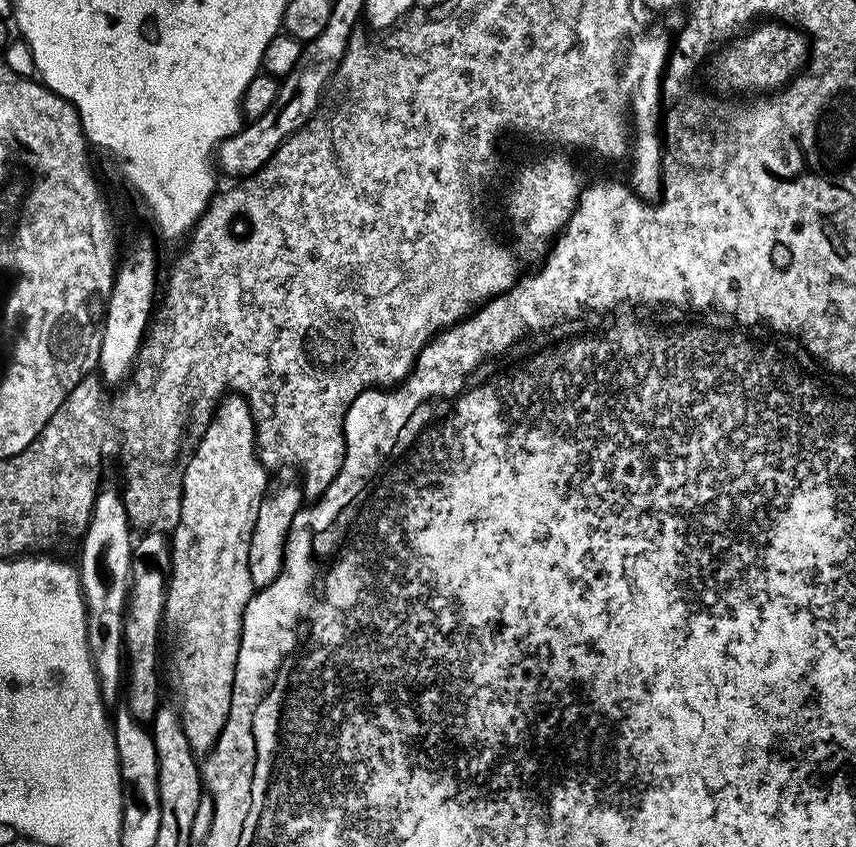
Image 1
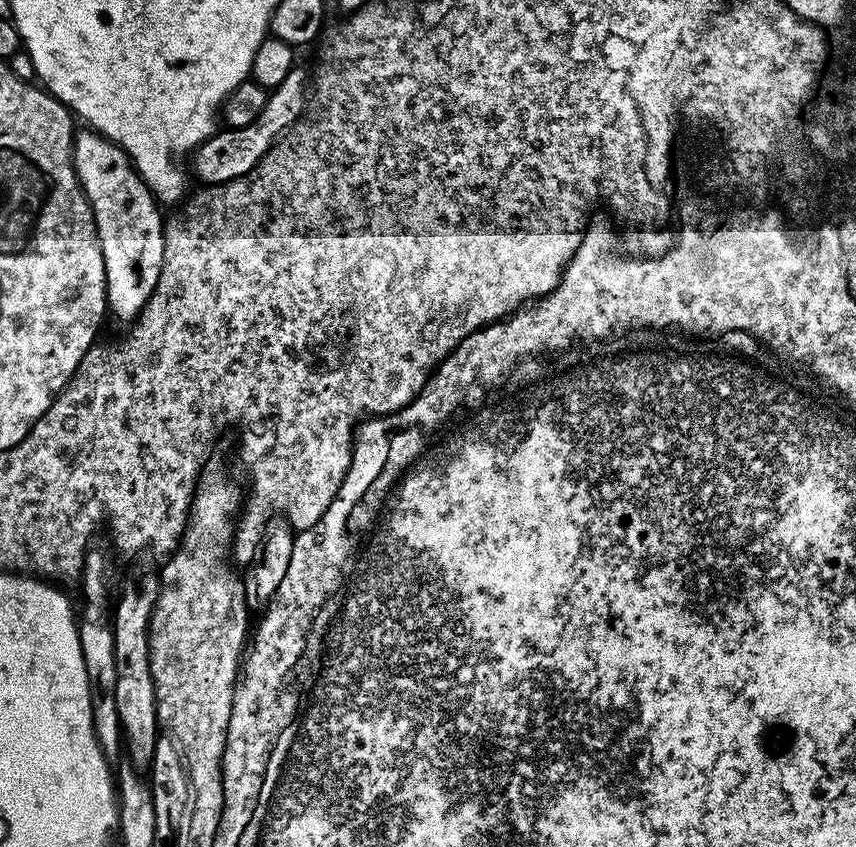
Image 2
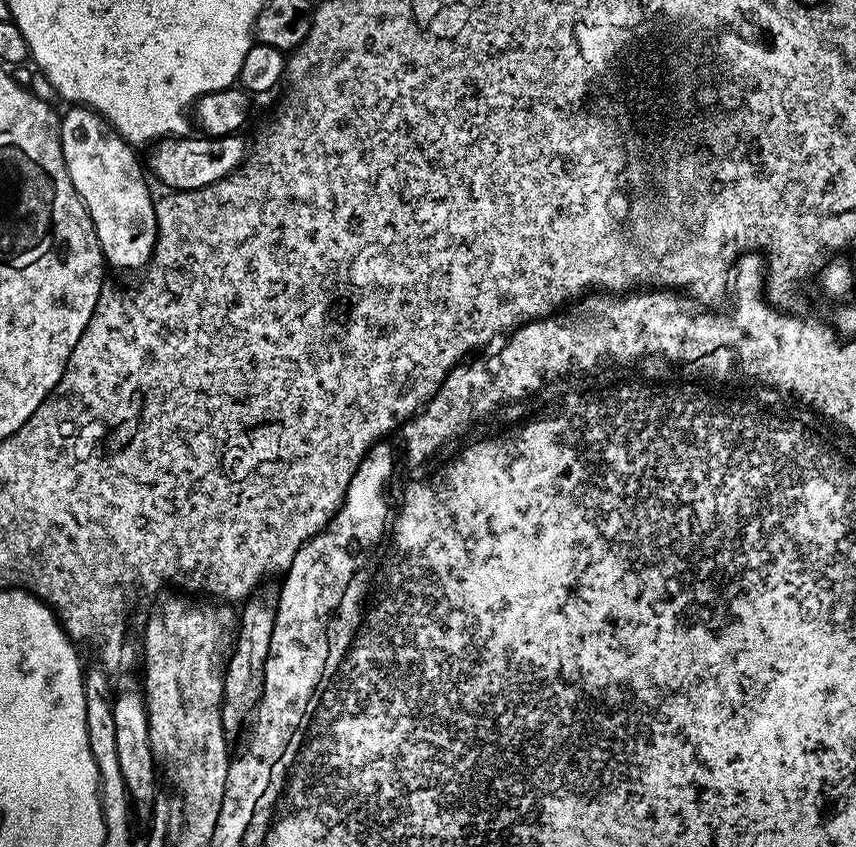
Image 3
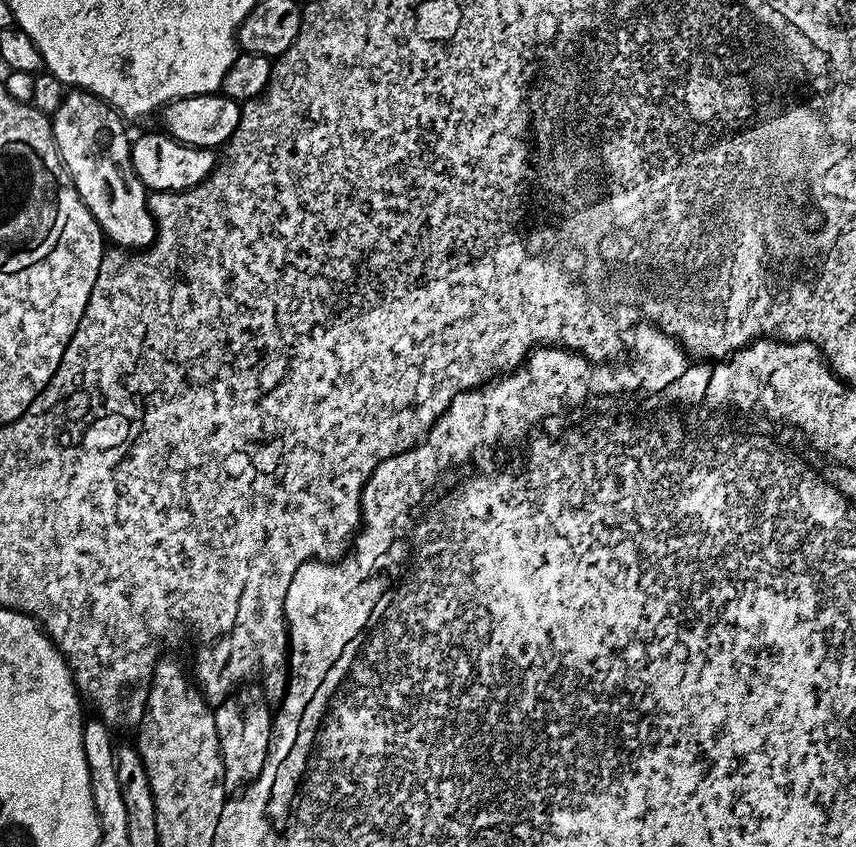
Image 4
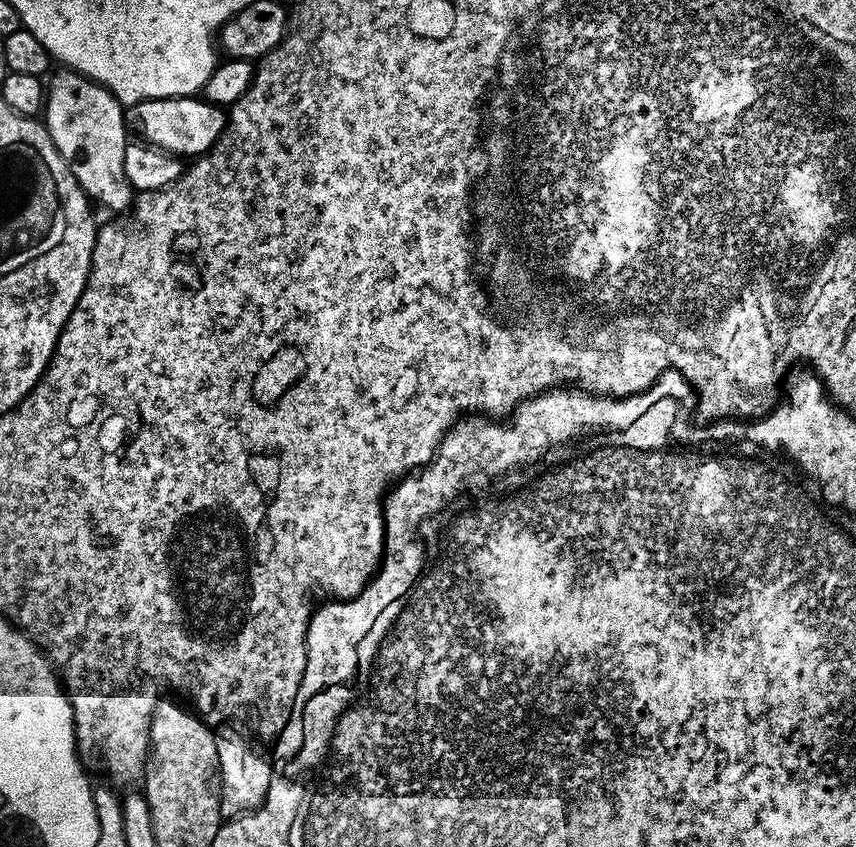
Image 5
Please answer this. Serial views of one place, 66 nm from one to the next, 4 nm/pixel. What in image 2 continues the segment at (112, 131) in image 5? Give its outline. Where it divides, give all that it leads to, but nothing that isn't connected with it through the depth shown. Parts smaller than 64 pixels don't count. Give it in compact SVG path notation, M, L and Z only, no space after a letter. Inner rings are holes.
M83 130L84 132L77 131L72 137L72 164L76 168L76 177L80 180L80 189L84 191L84 197L87 198L88 204L92 208L92 217L96 222L96 229L98 230L98 238L102 246L102 258L106 266L106 286L108 287L108 307L107 311L112 312L120 320L135 321L139 317L140 312L146 306L146 302L150 298L150 294L154 292L160 277L160 270L162 262L164 261L164 225L166 223L165 217L160 217L162 211L161 205L158 203L151 190L146 186L146 182L136 173L136 168L132 164L131 158L127 156L124 149L112 140L107 140L100 132L91 130Z

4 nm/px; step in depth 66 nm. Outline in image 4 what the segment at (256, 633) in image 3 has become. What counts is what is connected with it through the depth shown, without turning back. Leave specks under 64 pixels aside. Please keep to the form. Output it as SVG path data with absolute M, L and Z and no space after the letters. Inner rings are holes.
M245 683L245 688L237 687L227 698L215 705L218 746L224 763L224 783L247 785L255 780L268 757L268 747L272 741L273 715L264 702L264 692L256 684Z

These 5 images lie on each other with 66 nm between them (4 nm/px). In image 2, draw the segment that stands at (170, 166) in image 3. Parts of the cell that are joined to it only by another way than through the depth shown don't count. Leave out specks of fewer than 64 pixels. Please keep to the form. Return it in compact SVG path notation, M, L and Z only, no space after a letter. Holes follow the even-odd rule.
M297 66L286 74L286 82L277 88L271 89L266 106L262 106L262 114L250 122L250 126L241 128L225 127L218 130L206 142L197 146L191 153L192 168L200 180L205 180L205 185L228 184L234 178L242 178L258 166L258 162L270 151L272 145L304 115L306 101L310 96L310 72L303 66Z

